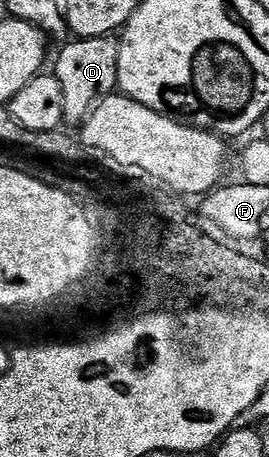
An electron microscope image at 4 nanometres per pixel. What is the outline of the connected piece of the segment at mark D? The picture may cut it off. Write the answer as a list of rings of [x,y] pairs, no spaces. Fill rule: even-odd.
[[[112,35],[90,36],[88,38],[77,38],[72,41],[57,56],[57,68],[55,75],[59,78],[59,86],[63,86],[63,114],[65,124],[84,125],[85,119],[93,112],[93,109],[108,96],[118,91],[117,75],[119,74],[119,43]]]

